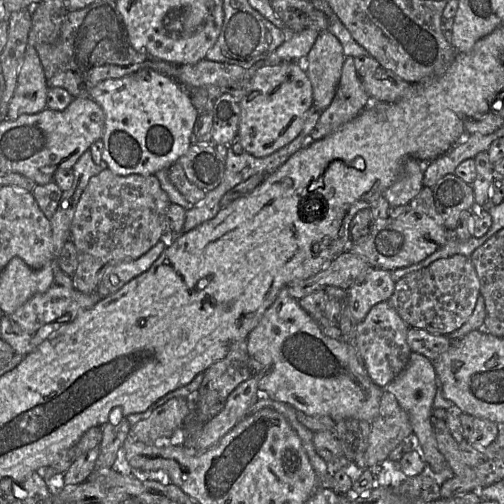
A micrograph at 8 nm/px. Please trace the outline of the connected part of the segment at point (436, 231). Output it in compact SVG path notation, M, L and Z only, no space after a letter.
M424 186L408 205L408 212L398 218L388 216L374 221L370 234L354 243L351 241L348 251L362 257L373 268L393 271L418 263L445 245L450 232L436 210L432 189Z

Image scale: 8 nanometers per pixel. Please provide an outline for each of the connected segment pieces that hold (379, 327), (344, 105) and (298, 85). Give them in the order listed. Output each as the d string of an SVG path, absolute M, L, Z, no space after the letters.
M388 301L374 305L365 319L356 324L354 346L370 378L381 388L386 387L391 381L393 381L403 371L408 363L410 354L412 353L412 350L407 343L407 333L409 328L411 327L404 322Z
M345 57L341 77L331 104L321 112L320 118L310 133L319 140L333 133L355 118L369 100L358 76L353 57Z
M281 61L273 66L259 69L248 83L245 96L240 101L238 132L243 150L254 157L263 158L281 149L302 131L308 111L313 107L311 82L298 61Z

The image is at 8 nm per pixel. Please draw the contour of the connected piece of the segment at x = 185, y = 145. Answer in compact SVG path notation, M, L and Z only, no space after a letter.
M138 70L121 78L106 79L98 83L91 89L89 95L104 112L102 159L107 169L114 174L154 175L157 171L176 164L192 145L191 134L197 110L188 96L188 88L180 86L167 75L154 70Z

